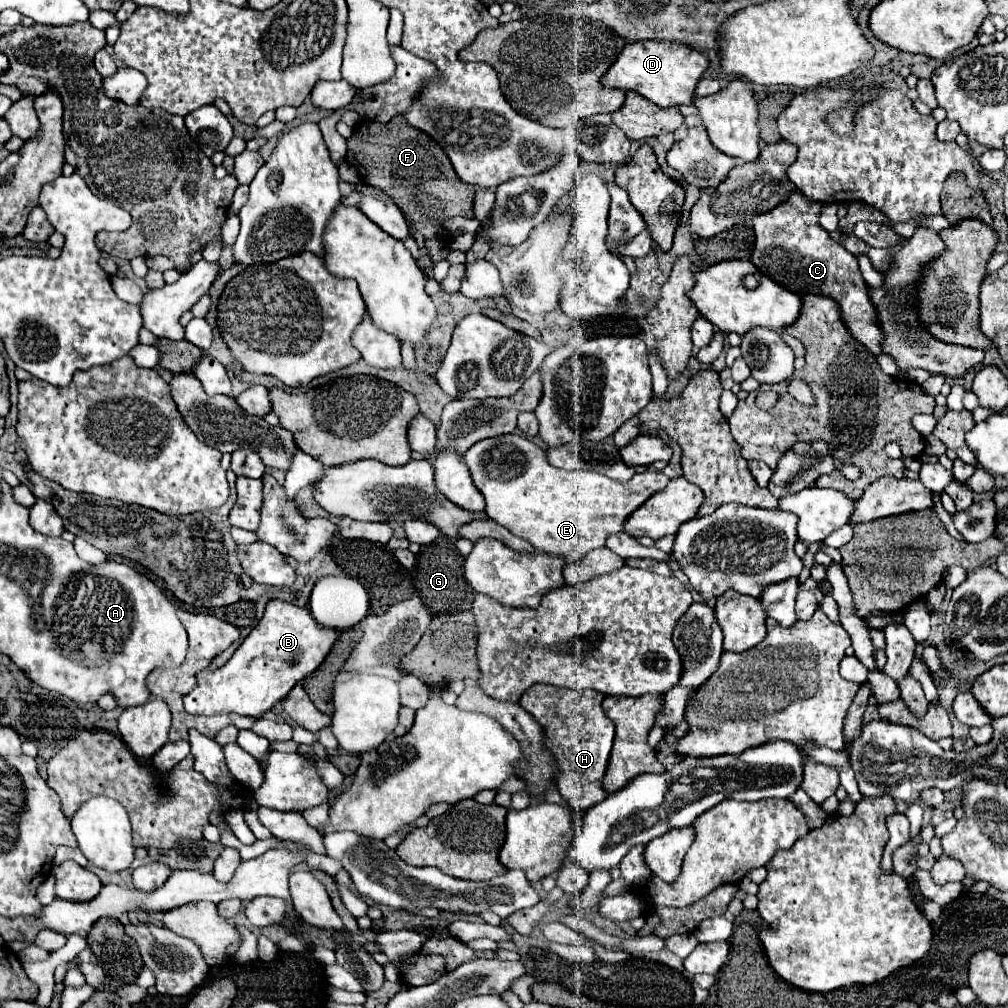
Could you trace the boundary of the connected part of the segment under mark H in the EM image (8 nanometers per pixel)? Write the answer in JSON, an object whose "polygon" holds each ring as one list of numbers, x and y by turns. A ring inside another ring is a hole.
{"polygon":[[534,684,520,698,520,706,532,714,544,730,544,748,554,756,558,768,554,778,558,792,576,810,588,810,590,800,606,798,606,792,602,790,602,778,614,740,614,724,606,718,600,706,602,700,604,694,596,690,576,692,550,684]]}

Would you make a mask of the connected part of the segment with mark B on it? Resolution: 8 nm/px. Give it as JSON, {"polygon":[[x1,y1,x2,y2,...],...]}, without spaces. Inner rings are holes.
{"polygon":[[270,600,262,620,244,638,232,658,216,670,202,670,196,674,198,684,184,696,184,708,188,714,202,716,240,714,262,718,262,714,272,710,276,702,282,702,300,680,318,670,336,638,336,632,320,628,306,608]]}

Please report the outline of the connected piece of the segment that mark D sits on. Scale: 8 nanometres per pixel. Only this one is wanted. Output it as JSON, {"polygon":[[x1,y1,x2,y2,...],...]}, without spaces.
{"polygon":[[636,40,636,42,628,42,622,48,622,54,618,54,616,62,602,76,602,86,634,90,634,92,642,94,644,98,650,98,650,102,654,102,658,106,670,108,670,106,680,106,680,104,692,102,694,88,706,68,708,68,708,58,704,54,688,48,686,44]]}

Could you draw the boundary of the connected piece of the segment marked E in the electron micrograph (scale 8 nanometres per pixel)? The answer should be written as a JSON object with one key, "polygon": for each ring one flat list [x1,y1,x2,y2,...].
{"polygon":[[504,434,496,438,486,438,474,444,464,454,464,462,470,468,476,488,486,498,486,514,490,520,500,522,512,534,532,542,534,548,544,550,548,554,564,556,568,562,578,562,580,556,584,556,586,552,604,546,610,534,622,530,624,520,632,514,632,510,642,506,652,494,656,494,668,484,668,476,656,470,634,474,634,478,628,482,618,482,590,470,554,468,544,460,544,452,522,434]]}

